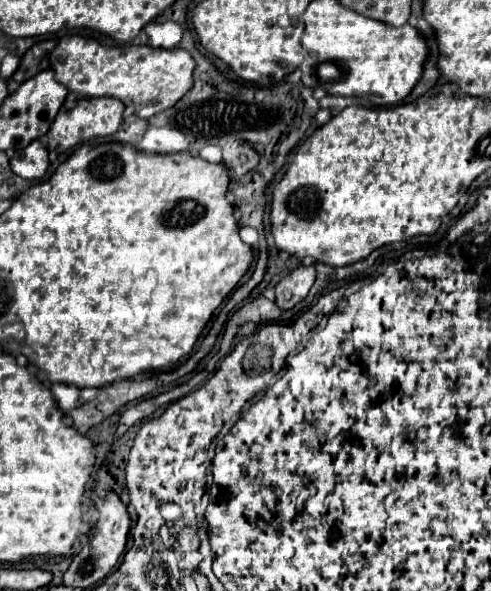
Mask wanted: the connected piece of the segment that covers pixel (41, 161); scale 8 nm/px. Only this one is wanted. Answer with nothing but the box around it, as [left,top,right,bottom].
[11,140,49,180]

